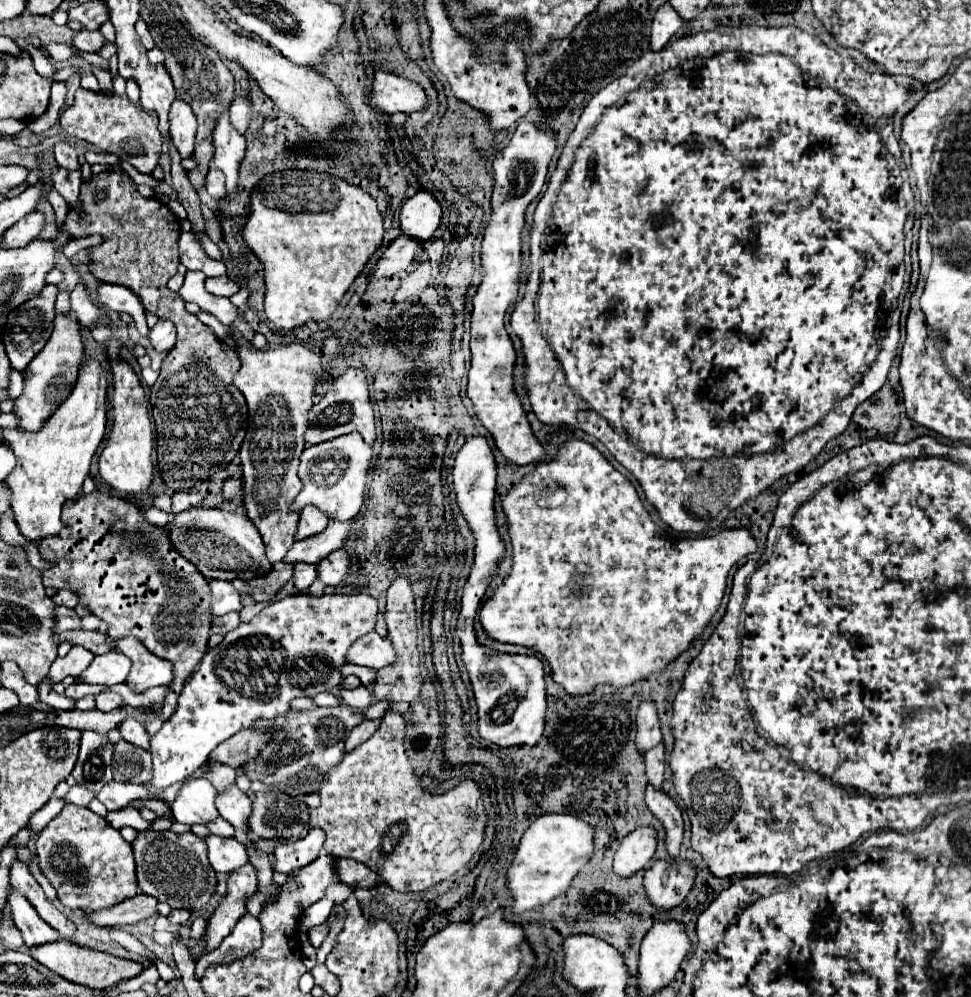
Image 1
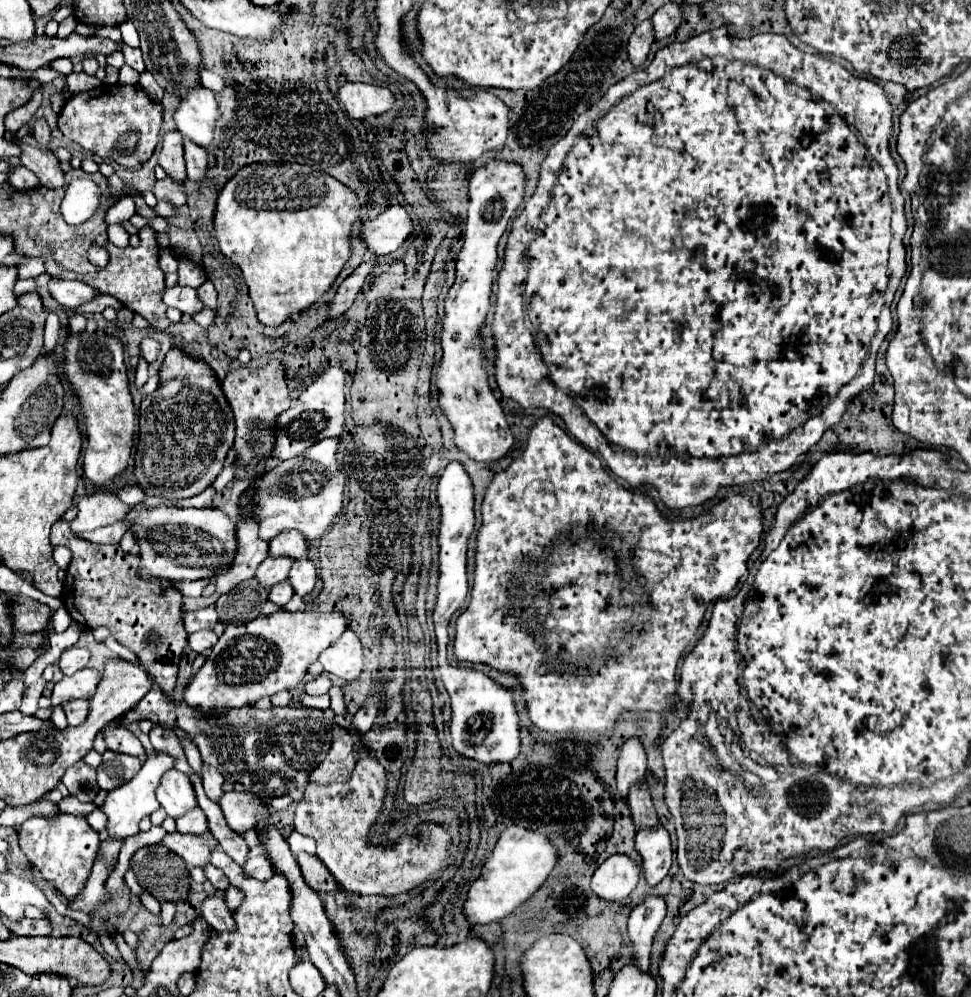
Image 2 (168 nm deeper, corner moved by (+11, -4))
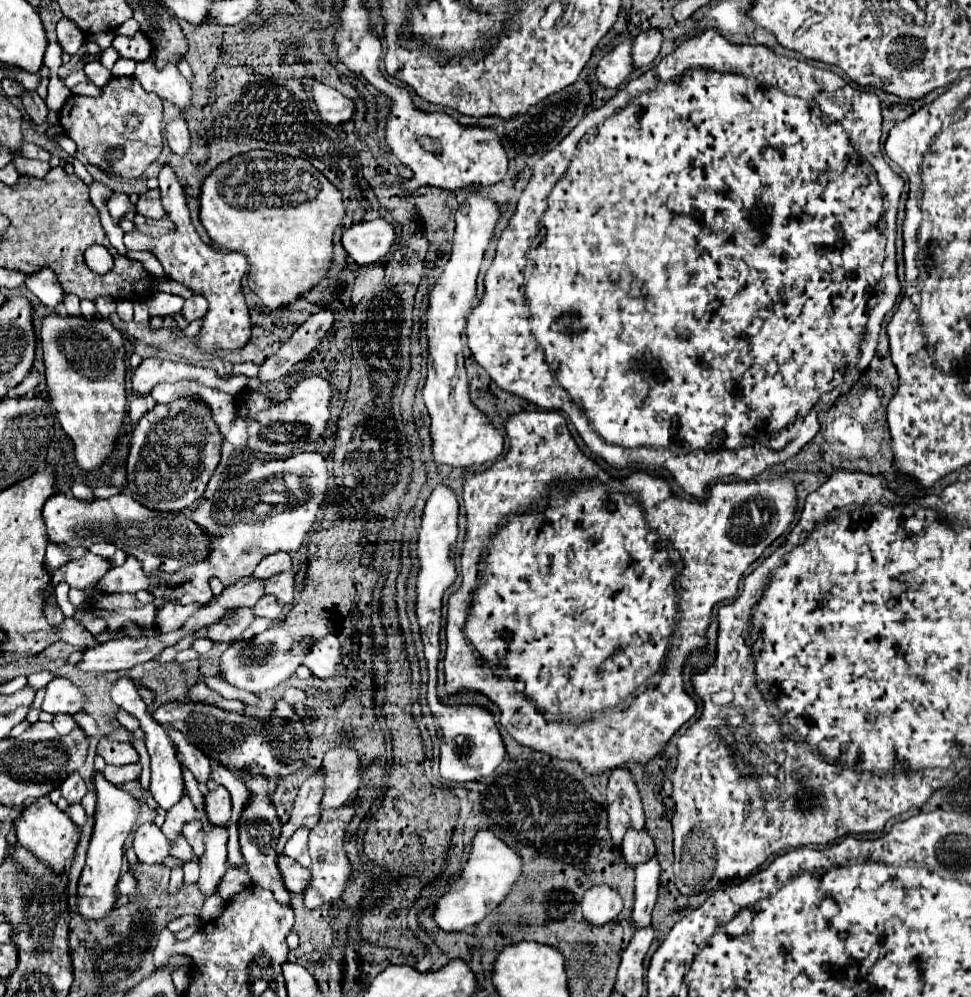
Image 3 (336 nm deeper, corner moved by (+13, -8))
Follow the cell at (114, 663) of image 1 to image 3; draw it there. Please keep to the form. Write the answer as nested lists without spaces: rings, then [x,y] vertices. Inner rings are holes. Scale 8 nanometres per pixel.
[[[54,678],[46,686],[46,698],[42,702],[42,710],[50,714],[66,712],[66,714],[76,714],[84,710],[86,696],[80,686],[70,682],[68,678]]]

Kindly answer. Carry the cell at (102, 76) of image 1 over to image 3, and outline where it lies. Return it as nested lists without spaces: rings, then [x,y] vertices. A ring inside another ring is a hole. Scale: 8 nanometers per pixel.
[[[92,60],[84,66],[84,72],[86,76],[96,84],[96,86],[106,86],[106,82],[112,78],[110,70],[106,70],[98,60]]]

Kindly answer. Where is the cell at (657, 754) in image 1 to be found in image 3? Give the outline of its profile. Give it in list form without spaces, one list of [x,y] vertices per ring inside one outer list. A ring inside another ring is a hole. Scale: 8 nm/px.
[[[630,828],[622,840],[622,854],[624,860],[632,866],[646,862],[654,856],[656,846],[654,846],[654,838],[650,836],[650,832],[646,828]]]

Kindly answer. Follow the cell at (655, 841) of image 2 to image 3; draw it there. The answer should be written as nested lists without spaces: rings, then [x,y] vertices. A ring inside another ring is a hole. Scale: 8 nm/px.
[[[658,856],[650,858],[636,866],[636,902],[632,910],[632,920],[638,928],[650,924],[650,914],[658,898],[658,878],[660,878],[660,864]]]

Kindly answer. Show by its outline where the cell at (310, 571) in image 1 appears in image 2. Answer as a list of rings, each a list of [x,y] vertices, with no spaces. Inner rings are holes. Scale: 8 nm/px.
[[[280,582],[280,584],[276,584],[270,592],[268,592],[268,600],[270,602],[274,602],[276,606],[286,606],[288,602],[290,602],[290,598],[292,598],[292,594],[294,594],[294,590],[292,590],[292,586],[288,584],[288,582]]]

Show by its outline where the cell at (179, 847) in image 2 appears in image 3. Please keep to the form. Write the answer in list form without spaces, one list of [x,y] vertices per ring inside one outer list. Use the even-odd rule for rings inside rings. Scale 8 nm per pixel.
[[[154,822],[142,824],[134,834],[134,850],[144,864],[164,864],[164,858],[170,856],[170,846],[172,842]]]

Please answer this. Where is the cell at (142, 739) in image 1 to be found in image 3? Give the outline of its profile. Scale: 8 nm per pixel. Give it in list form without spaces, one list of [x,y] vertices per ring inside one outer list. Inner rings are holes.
[[[102,738],[98,742],[98,754],[106,760],[106,764],[114,764],[114,766],[138,762],[138,752],[130,742],[110,742]]]

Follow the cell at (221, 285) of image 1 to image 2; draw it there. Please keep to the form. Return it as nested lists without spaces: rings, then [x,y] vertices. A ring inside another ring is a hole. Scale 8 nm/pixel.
[[[204,282],[204,284],[198,288],[198,298],[204,302],[204,306],[210,306],[212,310],[216,310],[218,294],[216,294],[216,288],[214,288],[212,282]]]

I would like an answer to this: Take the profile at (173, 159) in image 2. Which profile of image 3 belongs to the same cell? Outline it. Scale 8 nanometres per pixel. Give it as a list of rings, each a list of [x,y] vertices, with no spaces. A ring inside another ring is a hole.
[[[162,164],[160,174],[160,192],[162,192],[162,204],[166,208],[166,214],[172,218],[176,224],[174,234],[162,236],[162,238],[152,238],[142,234],[140,230],[132,230],[124,236],[124,244],[128,250],[152,250],[160,264],[164,266],[164,272],[168,278],[190,286],[196,294],[202,294],[208,300],[208,314],[204,318],[204,326],[200,334],[196,336],[196,342],[202,350],[214,352],[214,350],[236,350],[242,348],[250,340],[250,318],[248,318],[248,306],[242,296],[240,288],[240,278],[244,276],[248,262],[242,254],[238,252],[218,252],[204,244],[200,236],[196,234],[190,214],[188,214],[188,202],[182,184],[178,182],[176,172],[172,166]]]

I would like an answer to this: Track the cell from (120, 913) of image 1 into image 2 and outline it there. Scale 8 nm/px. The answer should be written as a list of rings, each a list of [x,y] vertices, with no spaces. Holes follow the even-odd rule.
[[[2,914],[2,922],[8,924],[10,932],[14,936],[46,936],[52,934],[52,924],[48,924],[48,920],[24,920],[24,922],[8,922]]]

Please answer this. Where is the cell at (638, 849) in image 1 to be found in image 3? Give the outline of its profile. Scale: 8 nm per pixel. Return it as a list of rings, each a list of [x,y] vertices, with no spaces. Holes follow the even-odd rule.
[[[598,884],[586,890],[582,898],[582,914],[592,924],[606,924],[622,912],[624,900],[620,892],[608,884]]]

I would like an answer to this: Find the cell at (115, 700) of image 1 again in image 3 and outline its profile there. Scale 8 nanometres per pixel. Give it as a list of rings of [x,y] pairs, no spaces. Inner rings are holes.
[[[56,714],[52,726],[56,728],[58,734],[68,734],[76,726],[76,722],[74,722],[74,718],[70,714]]]

